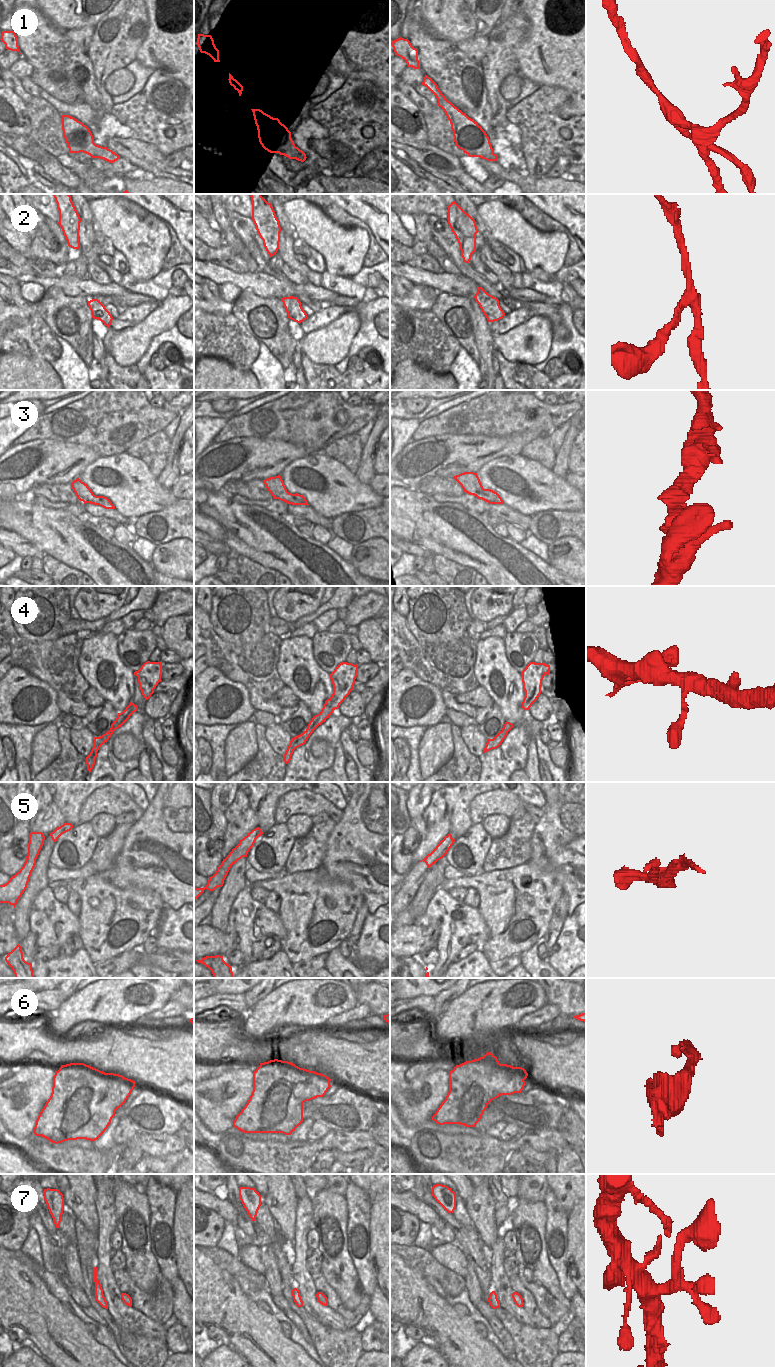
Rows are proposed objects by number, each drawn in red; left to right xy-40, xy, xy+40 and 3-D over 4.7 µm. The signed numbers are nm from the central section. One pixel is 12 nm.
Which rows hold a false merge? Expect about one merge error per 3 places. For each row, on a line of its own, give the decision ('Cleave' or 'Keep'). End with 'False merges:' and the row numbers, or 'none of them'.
1: Cleave
2: Keep
3: Keep
4: Keep
5: Cleave
6: Cleave
7: Keep
False merges: 1, 5, 6.

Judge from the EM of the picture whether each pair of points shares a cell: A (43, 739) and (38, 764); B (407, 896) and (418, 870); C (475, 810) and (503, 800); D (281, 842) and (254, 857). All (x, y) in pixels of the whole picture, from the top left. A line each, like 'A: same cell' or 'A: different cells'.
A: same cell
B: same cell
C: same cell
D: same cell

